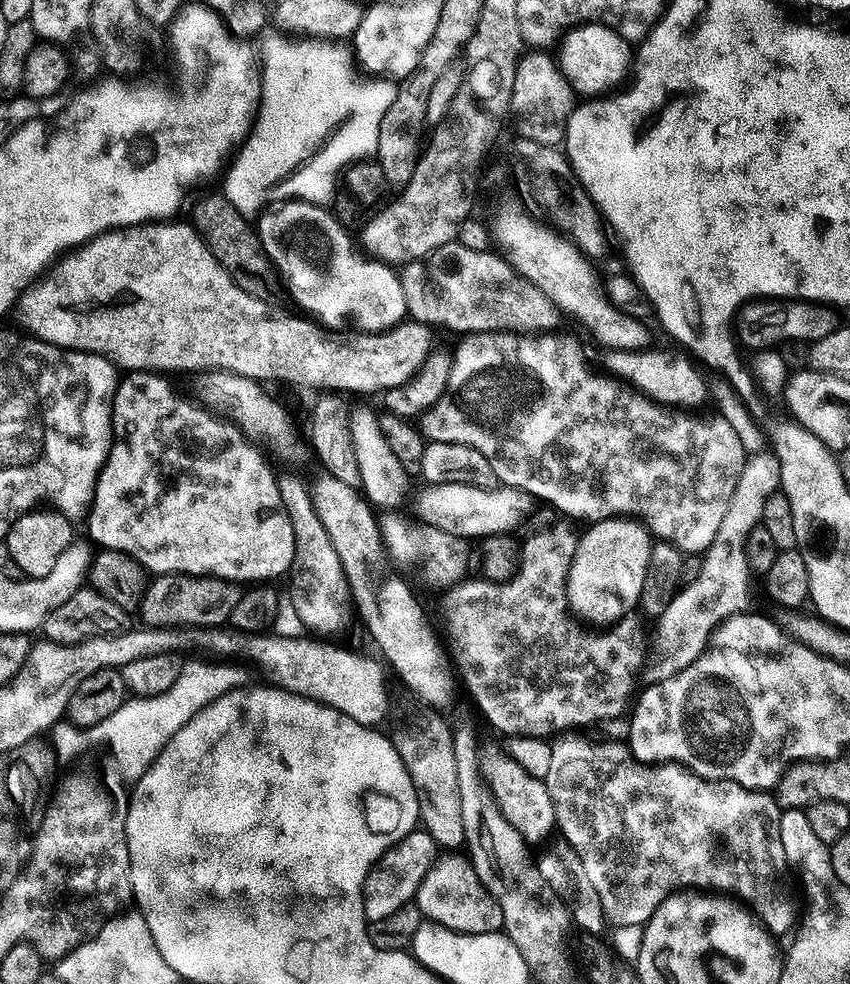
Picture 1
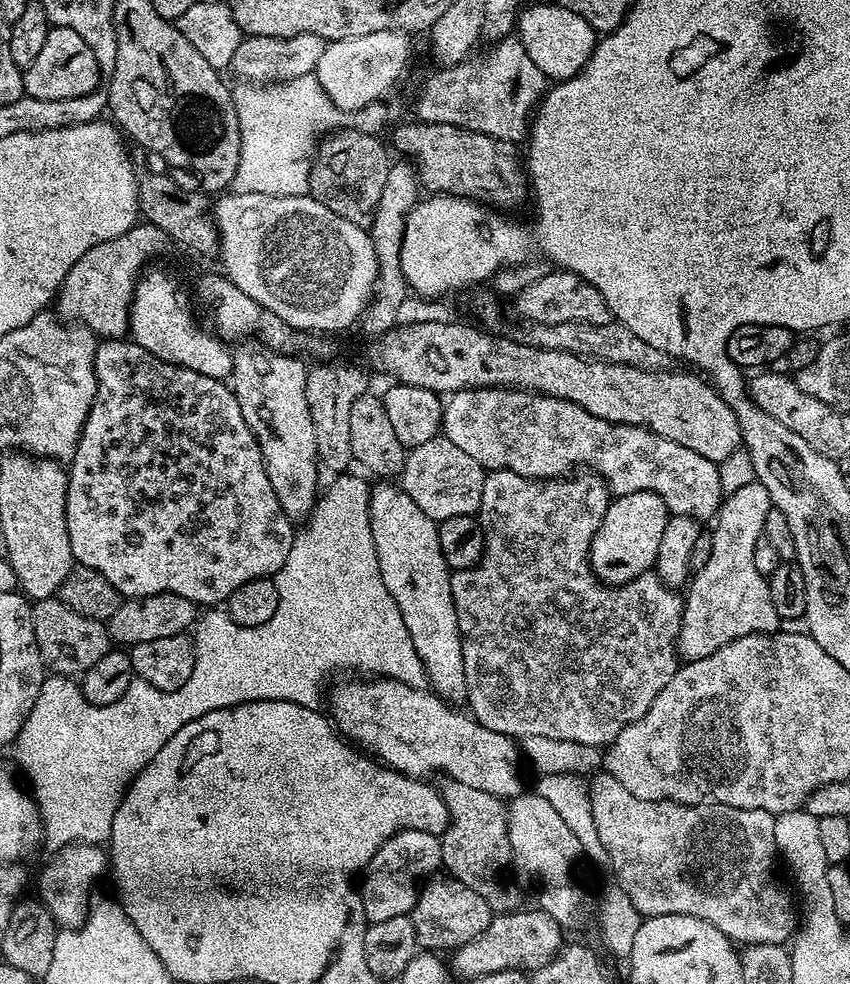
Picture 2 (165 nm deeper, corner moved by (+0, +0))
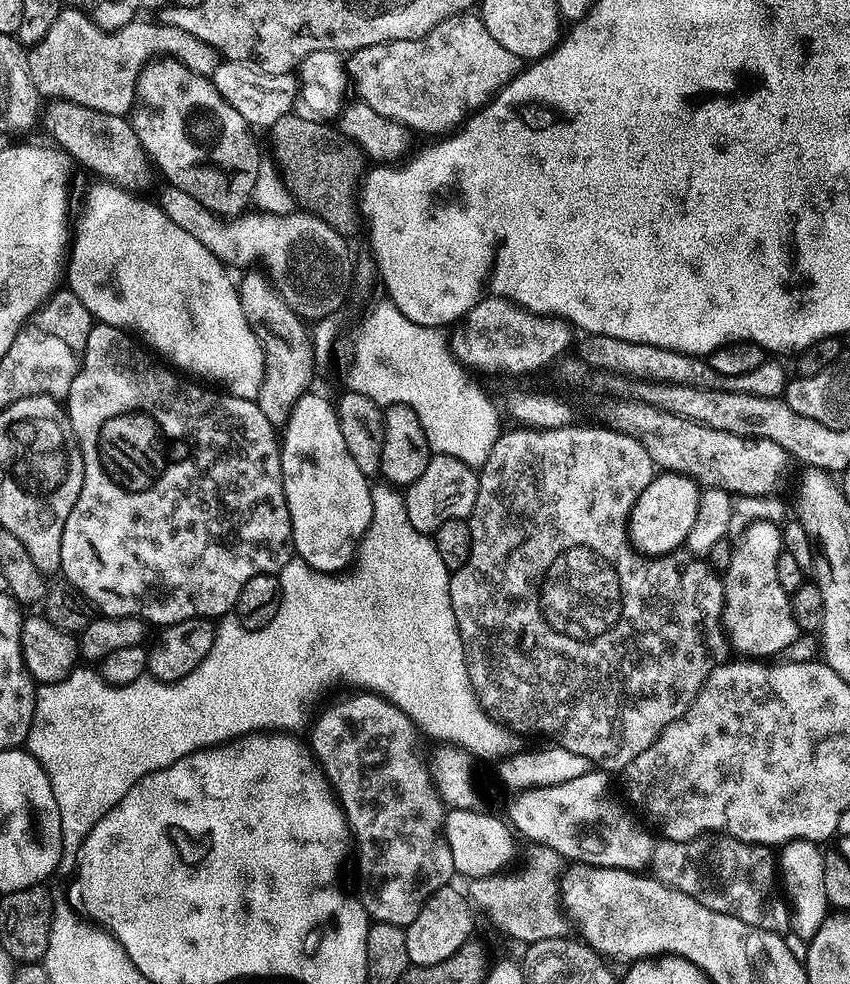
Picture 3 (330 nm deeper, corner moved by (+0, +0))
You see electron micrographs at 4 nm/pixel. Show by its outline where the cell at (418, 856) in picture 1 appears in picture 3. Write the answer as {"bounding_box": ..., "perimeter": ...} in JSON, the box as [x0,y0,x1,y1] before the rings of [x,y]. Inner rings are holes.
{"bounding_box":[310,691,457,929],"perimeter":[[[366,691],[330,705],[319,716],[320,713],[310,728],[310,747],[325,776],[334,785],[340,807],[348,811],[348,823],[354,837],[354,860],[356,856],[360,863],[360,904],[373,921],[405,929],[418,918],[418,910],[422,910],[425,902],[439,888],[445,887],[451,876],[457,875],[450,846],[444,837],[446,805],[436,793],[425,757],[423,760],[416,749],[417,729],[398,706]]]}

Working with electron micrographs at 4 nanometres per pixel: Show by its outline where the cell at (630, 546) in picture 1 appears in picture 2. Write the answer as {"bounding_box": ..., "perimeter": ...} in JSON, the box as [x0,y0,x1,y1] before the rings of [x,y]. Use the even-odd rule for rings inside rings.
{"bounding_box":[592,492,670,586],"perimeter":[[[635,492],[615,497],[592,539],[592,571],[605,586],[623,586],[637,580],[656,563],[656,551],[662,542],[670,513],[660,496]]]}

